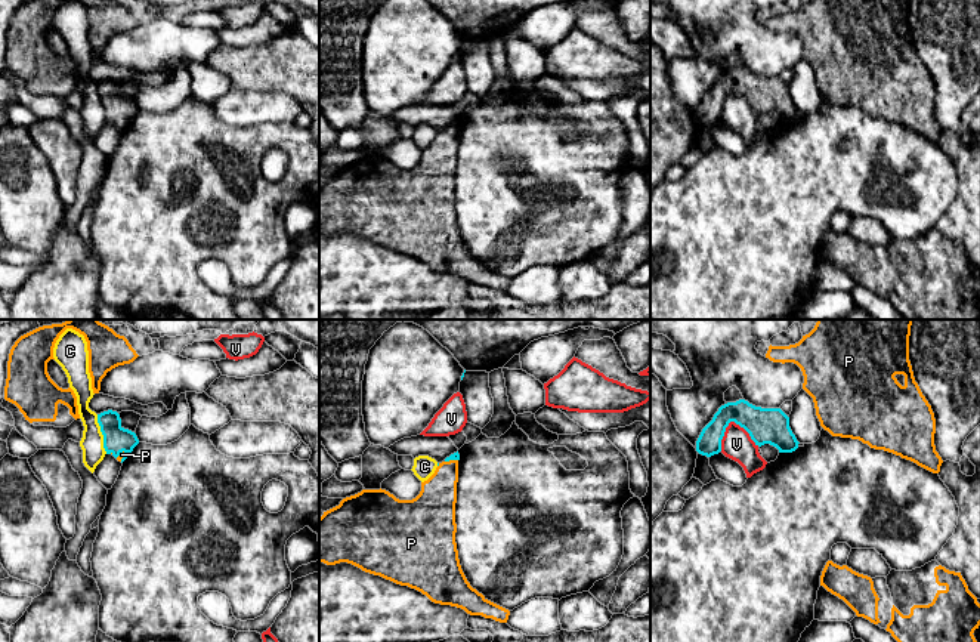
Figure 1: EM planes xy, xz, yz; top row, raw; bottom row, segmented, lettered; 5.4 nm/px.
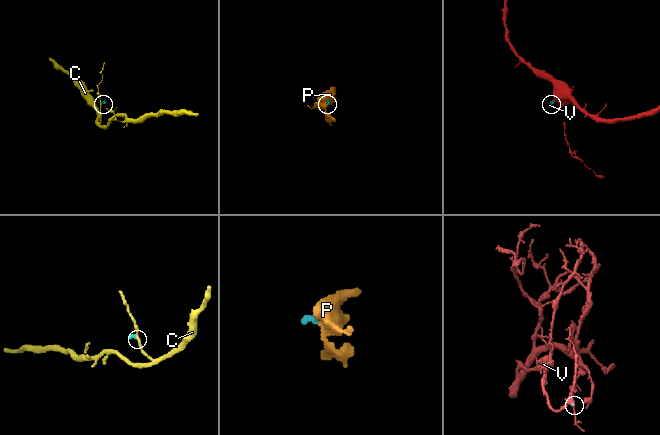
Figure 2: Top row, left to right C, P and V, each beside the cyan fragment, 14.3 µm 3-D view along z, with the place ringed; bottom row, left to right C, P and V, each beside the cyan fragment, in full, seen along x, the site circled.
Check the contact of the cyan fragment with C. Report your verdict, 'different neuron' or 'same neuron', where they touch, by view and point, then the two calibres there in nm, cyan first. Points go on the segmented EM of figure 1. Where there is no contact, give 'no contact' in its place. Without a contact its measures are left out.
different neuron; contact xy (102, 434); calibres 140 and 130 nm

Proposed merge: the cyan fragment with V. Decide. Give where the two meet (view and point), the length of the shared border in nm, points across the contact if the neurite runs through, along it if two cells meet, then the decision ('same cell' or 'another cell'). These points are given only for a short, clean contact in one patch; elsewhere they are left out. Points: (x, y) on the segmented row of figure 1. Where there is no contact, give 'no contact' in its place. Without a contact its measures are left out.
meets cyan in yz at (736, 423); contact 220 nm long; border along yz (720, 440), (725, 428), (735, 422), (759, 445); another cell

